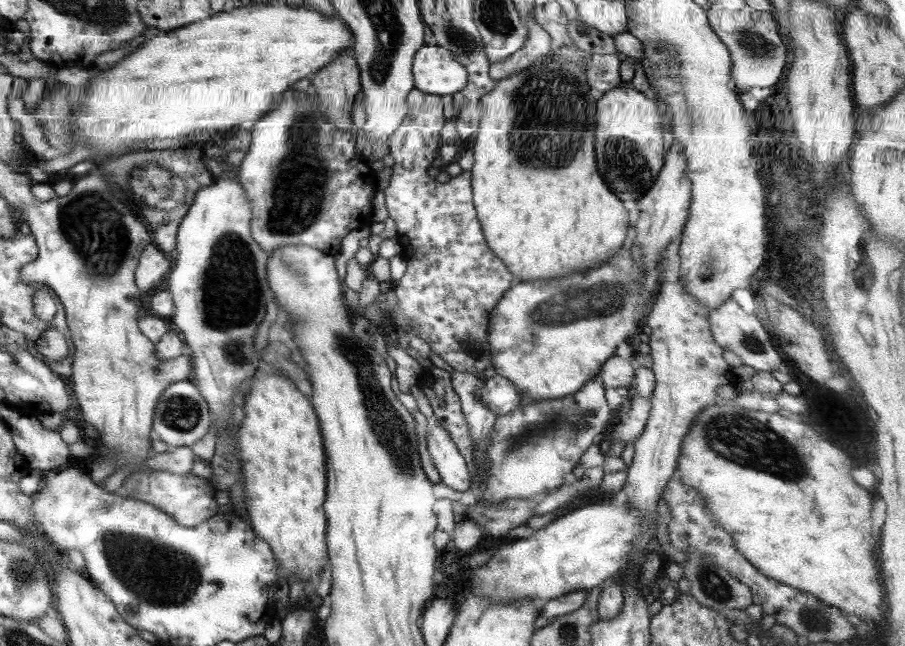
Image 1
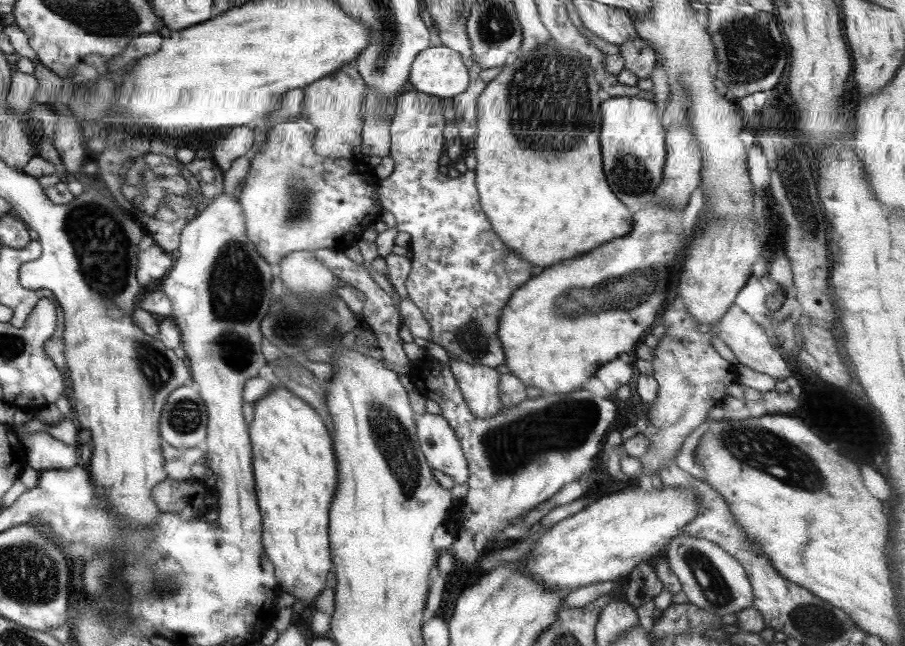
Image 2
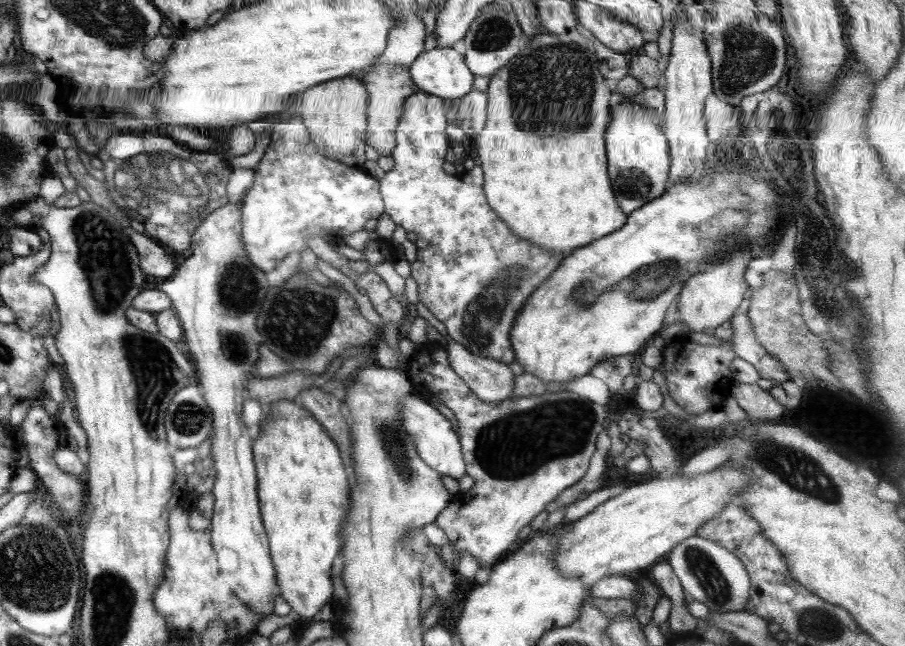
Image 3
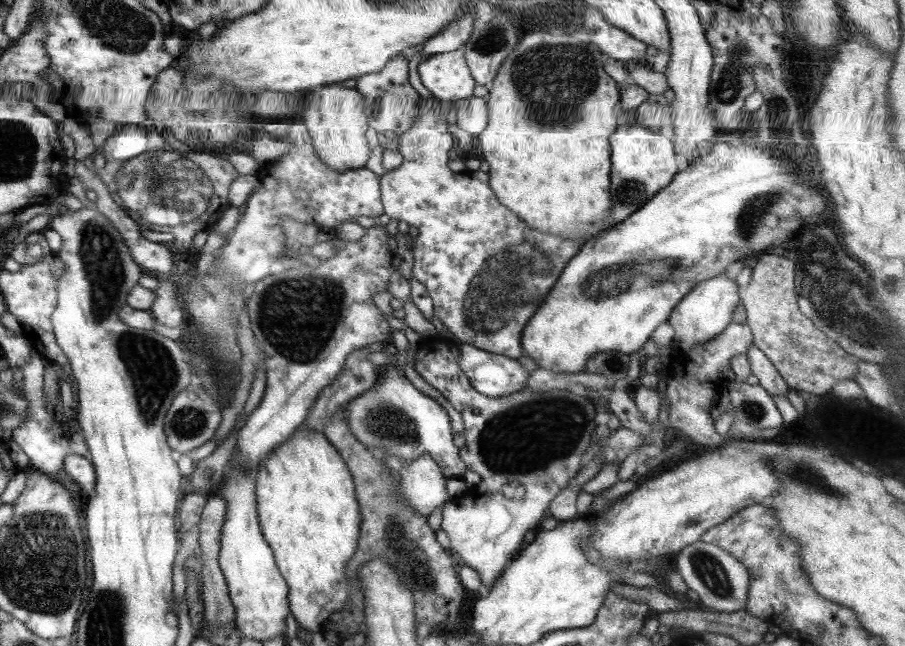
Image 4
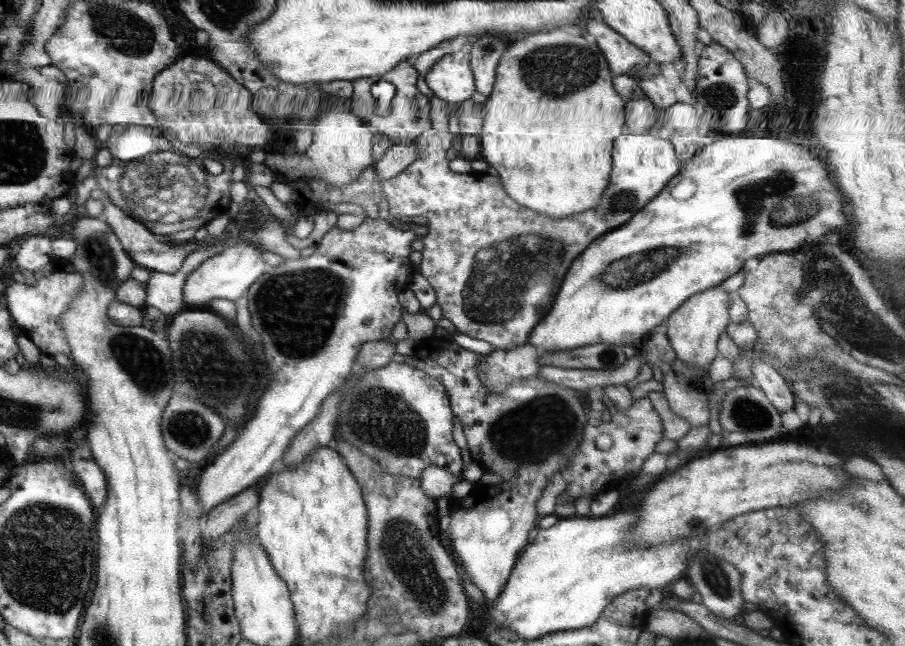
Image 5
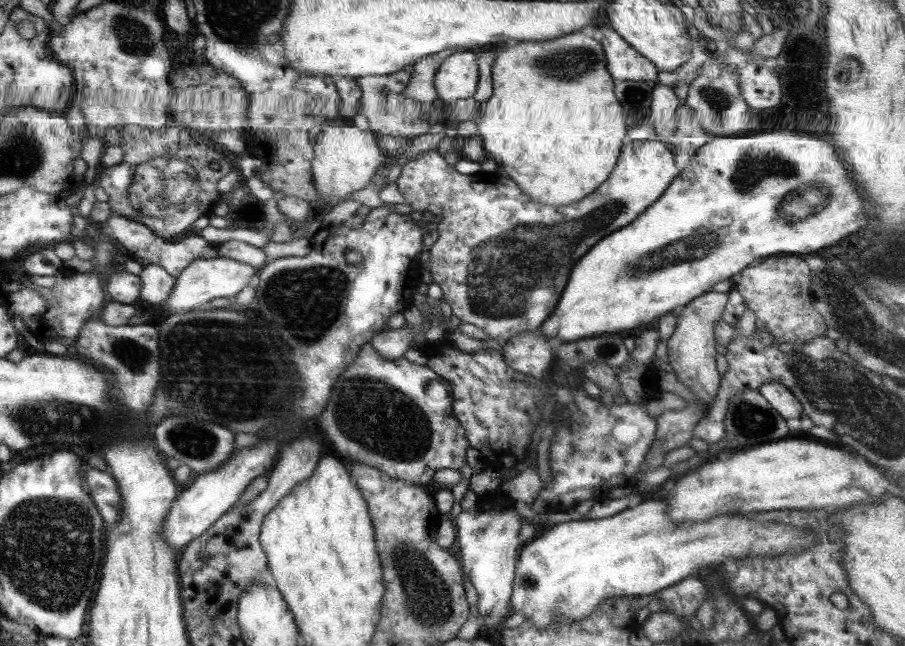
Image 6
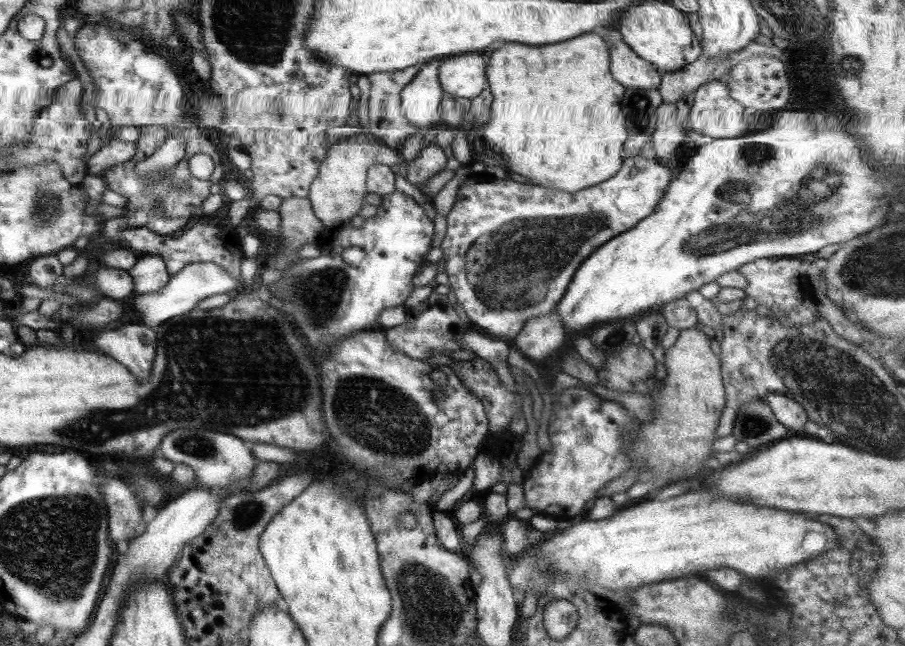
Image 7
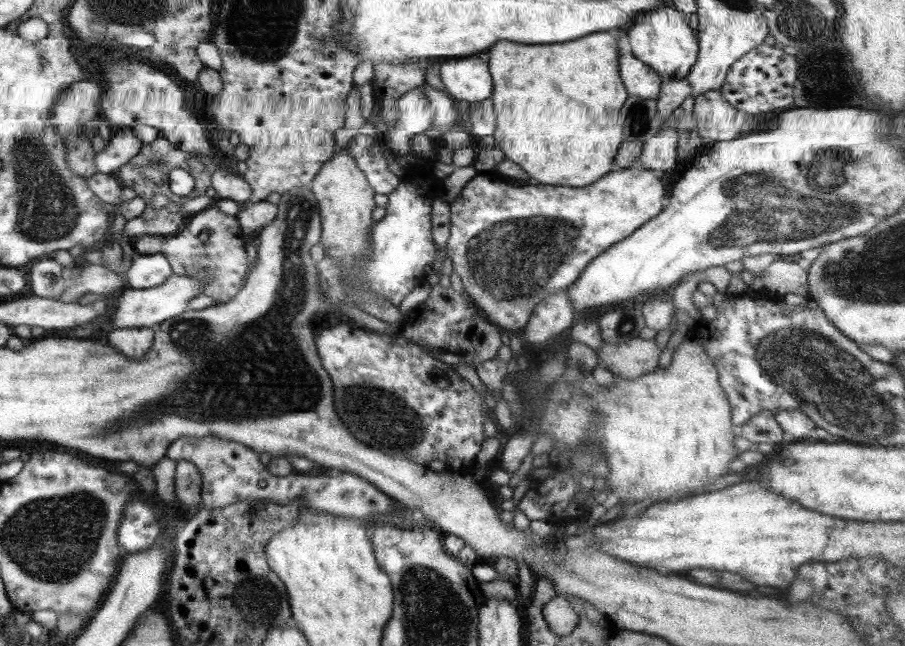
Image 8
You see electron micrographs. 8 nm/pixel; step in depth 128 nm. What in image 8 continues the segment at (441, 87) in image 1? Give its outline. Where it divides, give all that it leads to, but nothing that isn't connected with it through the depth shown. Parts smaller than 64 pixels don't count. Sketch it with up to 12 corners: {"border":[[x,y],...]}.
{"border":[[485,55],[436,68],[456,102],[482,102],[493,80]]}

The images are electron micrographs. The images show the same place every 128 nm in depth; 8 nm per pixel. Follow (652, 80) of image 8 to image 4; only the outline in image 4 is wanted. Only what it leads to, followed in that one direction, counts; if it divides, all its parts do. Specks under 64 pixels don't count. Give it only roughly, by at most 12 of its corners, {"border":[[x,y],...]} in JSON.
{"border":[[609,22],[586,36],[608,57],[623,63],[644,59],[647,46]]}

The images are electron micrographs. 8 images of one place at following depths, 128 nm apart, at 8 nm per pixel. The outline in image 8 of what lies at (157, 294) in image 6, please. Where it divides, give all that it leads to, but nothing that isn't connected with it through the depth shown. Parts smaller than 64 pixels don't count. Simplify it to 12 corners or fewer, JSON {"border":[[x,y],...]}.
{"border":[[136,255],[127,288],[160,286],[172,274],[164,255]]}

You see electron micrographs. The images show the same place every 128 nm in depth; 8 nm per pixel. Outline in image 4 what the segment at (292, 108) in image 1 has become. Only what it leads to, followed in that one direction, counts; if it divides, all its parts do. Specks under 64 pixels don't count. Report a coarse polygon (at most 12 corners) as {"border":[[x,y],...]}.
{"border":[[302,120],[263,165],[216,276],[252,284],[288,253],[283,219],[384,214],[380,177],[334,172]]}

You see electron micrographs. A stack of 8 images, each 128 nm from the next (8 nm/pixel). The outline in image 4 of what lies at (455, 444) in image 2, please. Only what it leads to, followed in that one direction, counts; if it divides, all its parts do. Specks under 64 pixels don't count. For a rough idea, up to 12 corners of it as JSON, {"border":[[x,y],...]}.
{"border":[[394,362],[344,411],[374,453],[467,470],[452,424]]}

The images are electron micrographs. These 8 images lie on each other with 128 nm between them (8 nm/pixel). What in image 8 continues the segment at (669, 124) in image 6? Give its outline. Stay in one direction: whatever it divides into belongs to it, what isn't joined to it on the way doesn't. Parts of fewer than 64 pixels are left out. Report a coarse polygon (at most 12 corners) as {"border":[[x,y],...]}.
{"border":[[674,125],[643,143],[637,165],[658,173],[676,169]]}

